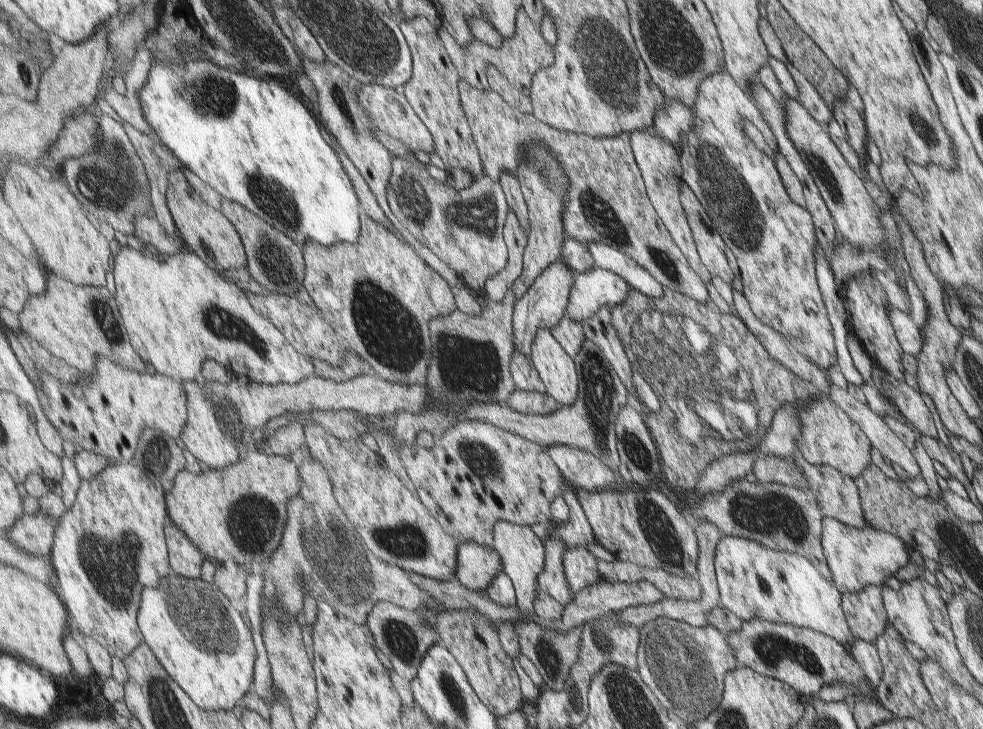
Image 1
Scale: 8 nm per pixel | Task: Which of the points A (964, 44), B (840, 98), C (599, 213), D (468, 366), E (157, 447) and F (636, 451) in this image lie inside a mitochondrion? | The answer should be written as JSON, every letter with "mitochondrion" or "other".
{"A":"other","B":"other","C":"mitochondrion","D":"mitochondrion","E":"mitochondrion","F":"mitochondrion"}

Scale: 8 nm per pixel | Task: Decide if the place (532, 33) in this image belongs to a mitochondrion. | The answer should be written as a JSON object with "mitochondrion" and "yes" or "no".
{"mitochondrion":"no"}

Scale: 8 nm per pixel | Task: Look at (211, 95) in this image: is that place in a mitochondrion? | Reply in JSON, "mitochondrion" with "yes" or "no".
{"mitochondrion":"yes"}

